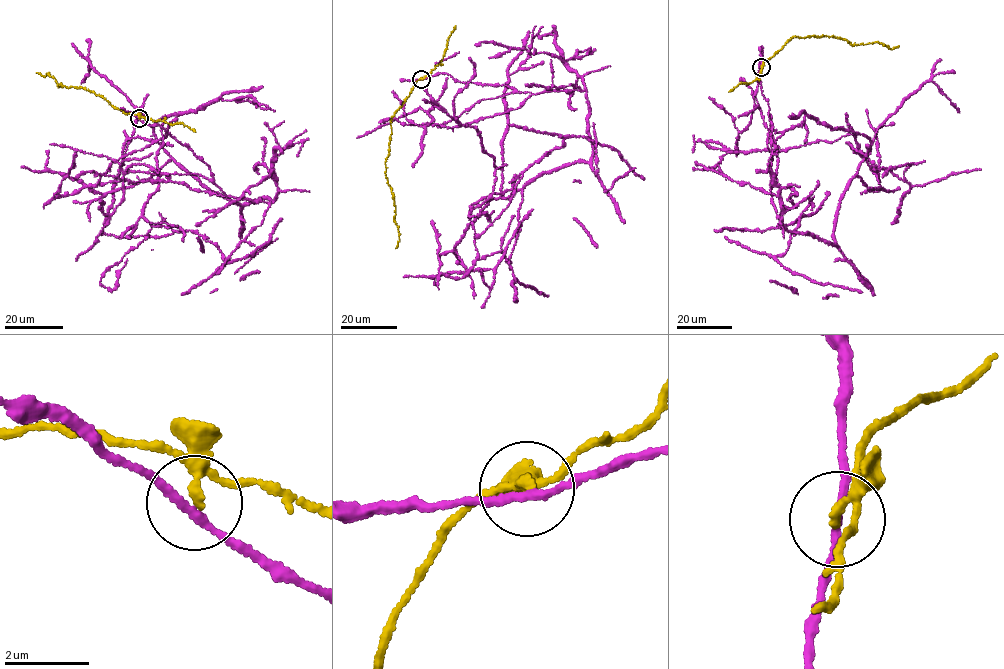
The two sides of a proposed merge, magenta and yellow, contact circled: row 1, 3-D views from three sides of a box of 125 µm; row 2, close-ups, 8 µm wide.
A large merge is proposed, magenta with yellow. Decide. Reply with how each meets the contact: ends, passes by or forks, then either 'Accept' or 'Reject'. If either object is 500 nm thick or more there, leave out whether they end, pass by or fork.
At the ring magenta passes by. At the ring yellow passes by. Reject

